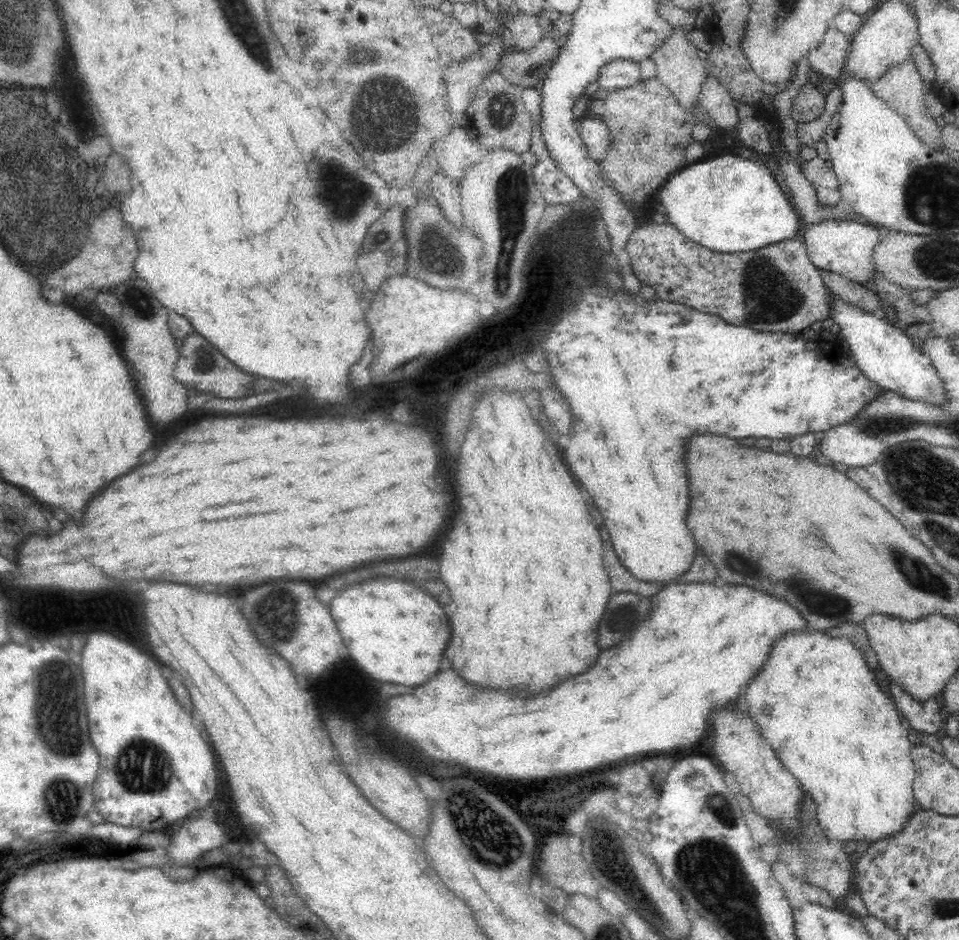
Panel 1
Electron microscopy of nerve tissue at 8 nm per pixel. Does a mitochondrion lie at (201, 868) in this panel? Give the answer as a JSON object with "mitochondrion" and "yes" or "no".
{"mitochondrion":"no"}

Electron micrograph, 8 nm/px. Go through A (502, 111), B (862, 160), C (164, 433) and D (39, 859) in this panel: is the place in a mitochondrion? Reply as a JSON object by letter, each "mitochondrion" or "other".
{"A":"mitochondrion","B":"other","C":"other","D":"other"}

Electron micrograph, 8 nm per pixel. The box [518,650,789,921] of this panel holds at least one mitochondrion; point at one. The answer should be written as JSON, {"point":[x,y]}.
{"point":[724,810]}

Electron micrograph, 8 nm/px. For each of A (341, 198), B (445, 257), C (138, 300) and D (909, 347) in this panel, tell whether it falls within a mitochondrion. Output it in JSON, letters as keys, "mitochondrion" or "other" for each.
{"A":"mitochondrion","B":"mitochondrion","C":"mitochondrion","D":"other"}

